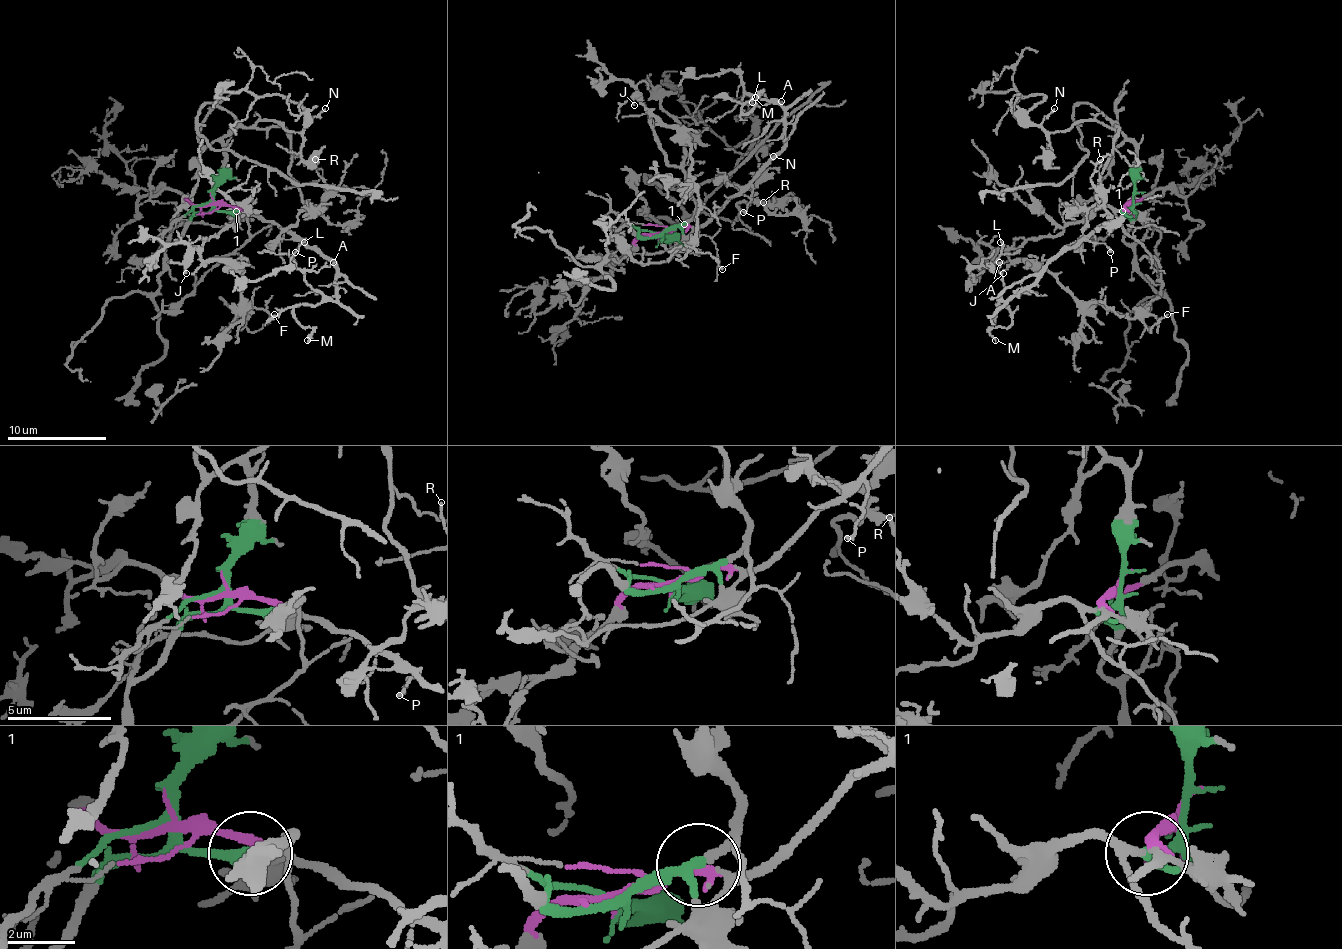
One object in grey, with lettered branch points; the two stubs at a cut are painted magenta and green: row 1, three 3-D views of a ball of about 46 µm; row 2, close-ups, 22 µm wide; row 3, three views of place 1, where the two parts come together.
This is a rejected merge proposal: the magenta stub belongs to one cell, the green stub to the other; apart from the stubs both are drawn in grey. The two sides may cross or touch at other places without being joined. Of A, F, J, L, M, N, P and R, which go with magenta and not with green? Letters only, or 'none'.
A, L, M, P

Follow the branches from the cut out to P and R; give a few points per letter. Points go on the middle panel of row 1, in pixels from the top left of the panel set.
P: (660, 235), (677, 228), (705, 225), (727, 203), (750, 188), (750, 203), (742, 213)
R: (660, 235), (672, 238), (670, 230), (687, 218), (710, 213), (735, 220), (740, 203), (772, 205), (762, 203)

